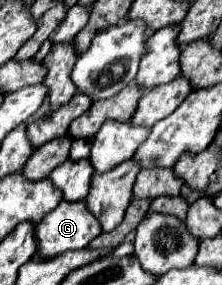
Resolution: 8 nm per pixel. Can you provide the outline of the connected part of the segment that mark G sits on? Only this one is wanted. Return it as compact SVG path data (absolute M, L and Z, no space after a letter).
M60 201L60 205L36 225L38 257L50 259L70 249L84 249L100 233L102 225L84 201Z

